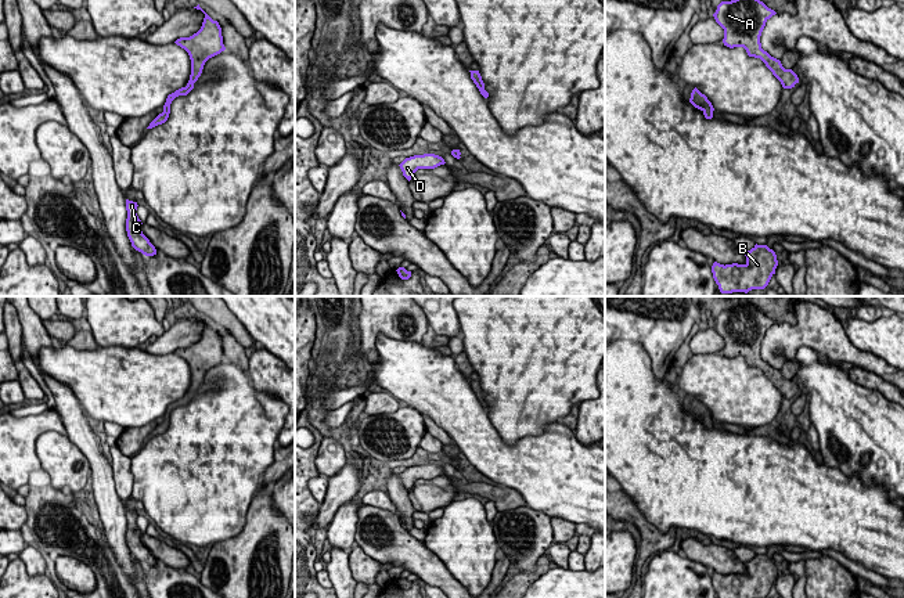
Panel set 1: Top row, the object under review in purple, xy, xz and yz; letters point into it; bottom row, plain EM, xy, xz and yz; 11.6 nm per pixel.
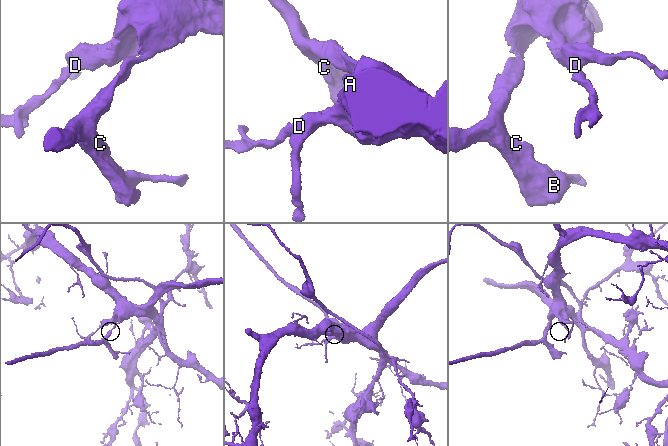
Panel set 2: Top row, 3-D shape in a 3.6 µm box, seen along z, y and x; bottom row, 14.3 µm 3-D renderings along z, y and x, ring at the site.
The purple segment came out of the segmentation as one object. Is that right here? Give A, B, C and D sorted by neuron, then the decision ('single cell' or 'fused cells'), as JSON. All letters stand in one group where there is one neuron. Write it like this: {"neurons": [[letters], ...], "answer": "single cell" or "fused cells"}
{"neurons": [["A", "B", "C", "D"]], "answer": "single cell"}

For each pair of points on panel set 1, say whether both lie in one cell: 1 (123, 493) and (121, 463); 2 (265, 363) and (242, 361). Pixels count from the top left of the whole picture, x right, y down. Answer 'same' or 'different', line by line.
1: same
2: different

